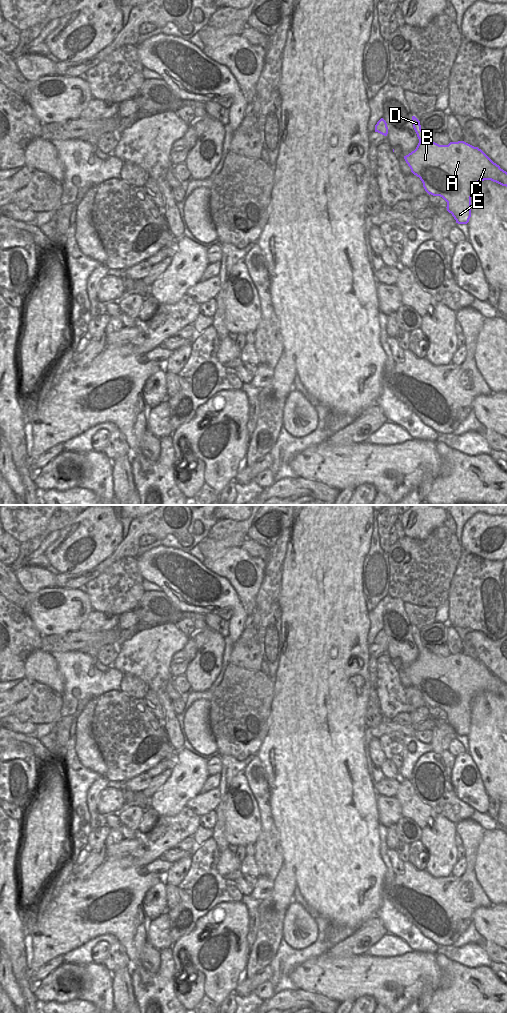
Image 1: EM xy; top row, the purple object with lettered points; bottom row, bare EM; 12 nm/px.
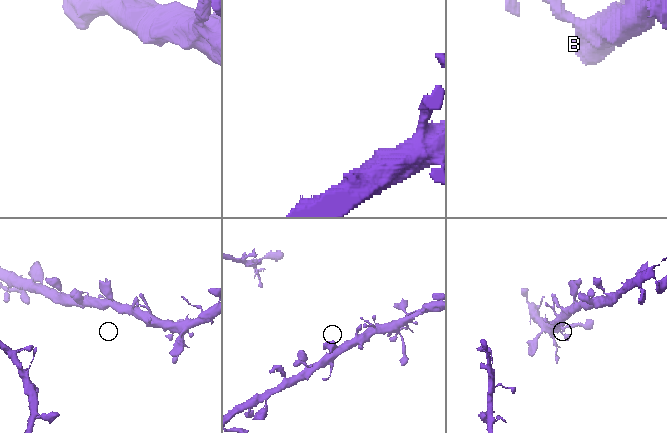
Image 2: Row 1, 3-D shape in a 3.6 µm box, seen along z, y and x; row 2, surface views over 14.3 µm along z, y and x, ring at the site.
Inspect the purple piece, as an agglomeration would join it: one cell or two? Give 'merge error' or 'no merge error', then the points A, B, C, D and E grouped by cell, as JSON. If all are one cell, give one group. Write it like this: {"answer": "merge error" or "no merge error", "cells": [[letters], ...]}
{"answer": "no merge error", "cells": [["A", "B", "C", "D", "E"]]}

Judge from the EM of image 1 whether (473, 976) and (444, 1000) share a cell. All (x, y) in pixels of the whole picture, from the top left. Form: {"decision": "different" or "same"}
{"decision": "same"}

